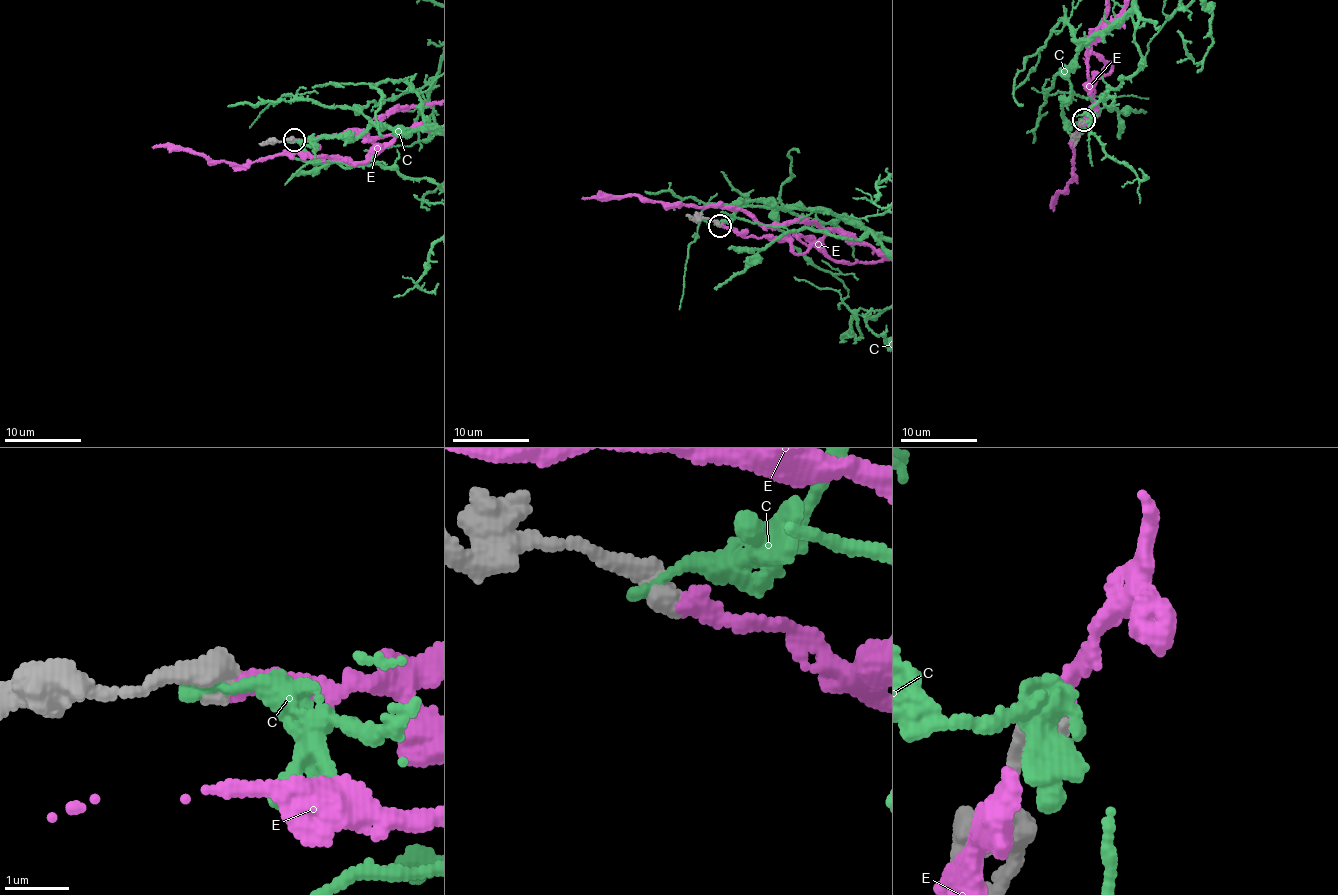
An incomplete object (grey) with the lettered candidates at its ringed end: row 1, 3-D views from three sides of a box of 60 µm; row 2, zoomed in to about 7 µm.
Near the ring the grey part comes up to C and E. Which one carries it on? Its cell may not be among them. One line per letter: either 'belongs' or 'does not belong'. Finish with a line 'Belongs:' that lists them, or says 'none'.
C: does not belong
E: belongs
Belongs: E

